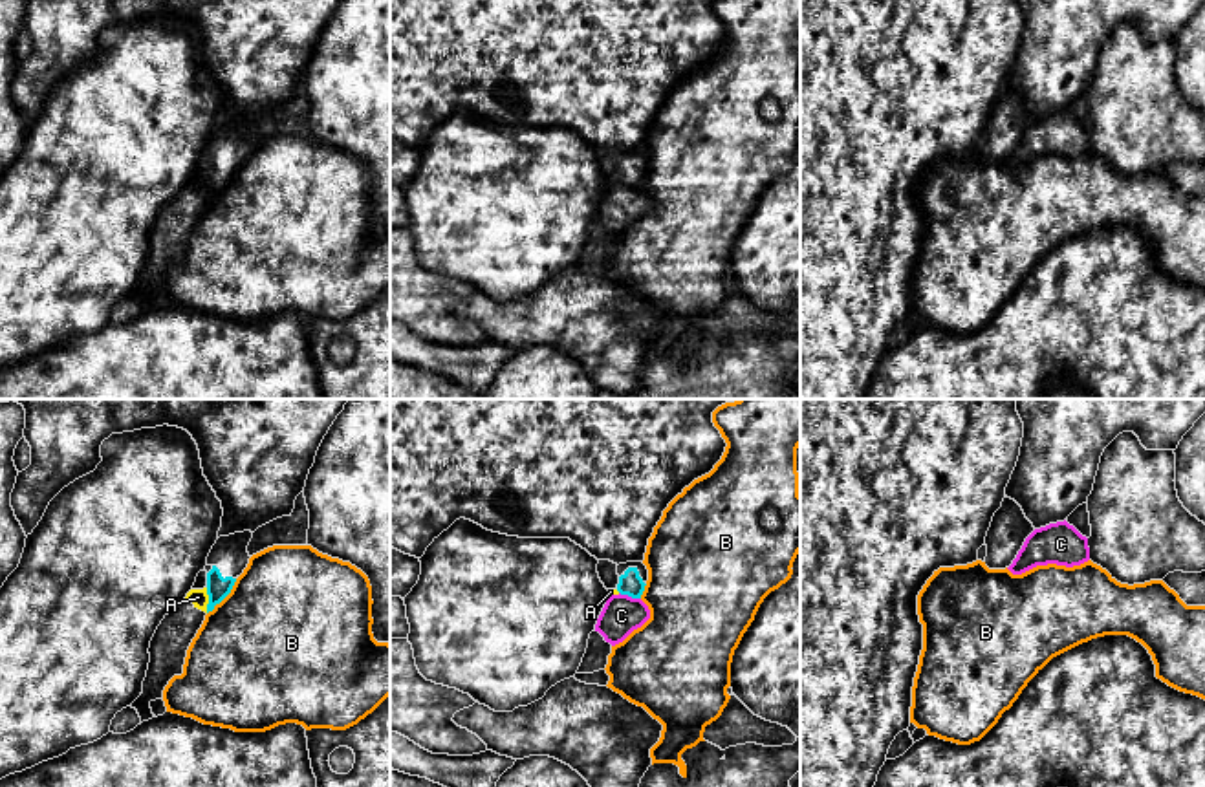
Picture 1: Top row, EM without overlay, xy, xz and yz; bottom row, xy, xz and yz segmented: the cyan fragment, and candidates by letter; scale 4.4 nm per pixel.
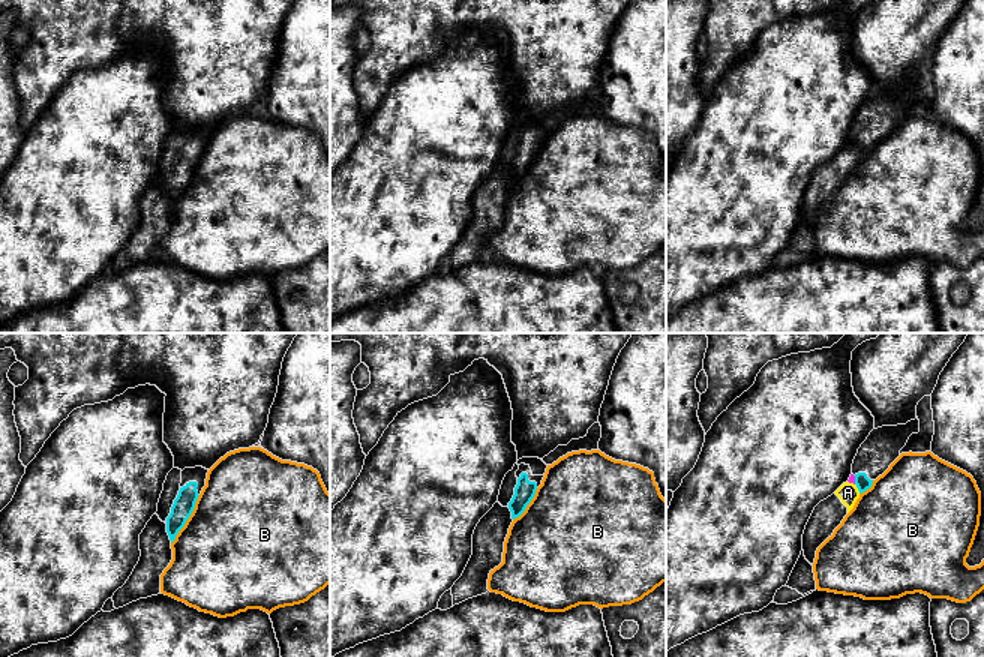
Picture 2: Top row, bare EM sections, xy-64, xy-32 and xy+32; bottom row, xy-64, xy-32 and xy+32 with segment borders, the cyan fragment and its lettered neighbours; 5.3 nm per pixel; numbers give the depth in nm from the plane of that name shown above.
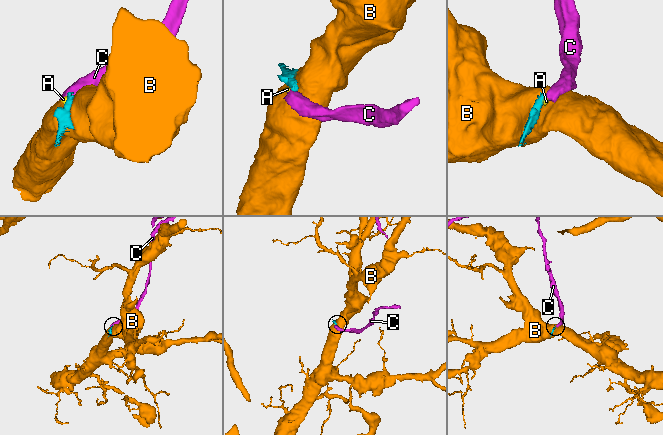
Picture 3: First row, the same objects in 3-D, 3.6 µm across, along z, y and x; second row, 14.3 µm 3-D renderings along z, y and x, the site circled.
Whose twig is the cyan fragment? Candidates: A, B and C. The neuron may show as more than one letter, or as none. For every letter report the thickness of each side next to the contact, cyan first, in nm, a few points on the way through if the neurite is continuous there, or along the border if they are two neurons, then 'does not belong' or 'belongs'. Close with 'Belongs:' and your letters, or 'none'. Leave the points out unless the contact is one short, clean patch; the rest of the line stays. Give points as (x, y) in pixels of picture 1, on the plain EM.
A: 100 nm thick on the cyan side, 80 nm on the other; border along xy (206, 178), (207, 202); does not belong
B: 100 nm thick on the cyan side, 500 nm on the other; does not belong
C: 100 nm thick on the cyan side, 170 nm on the other; border along xz (619, 182), (640, 189); does not belong
Belongs: none

